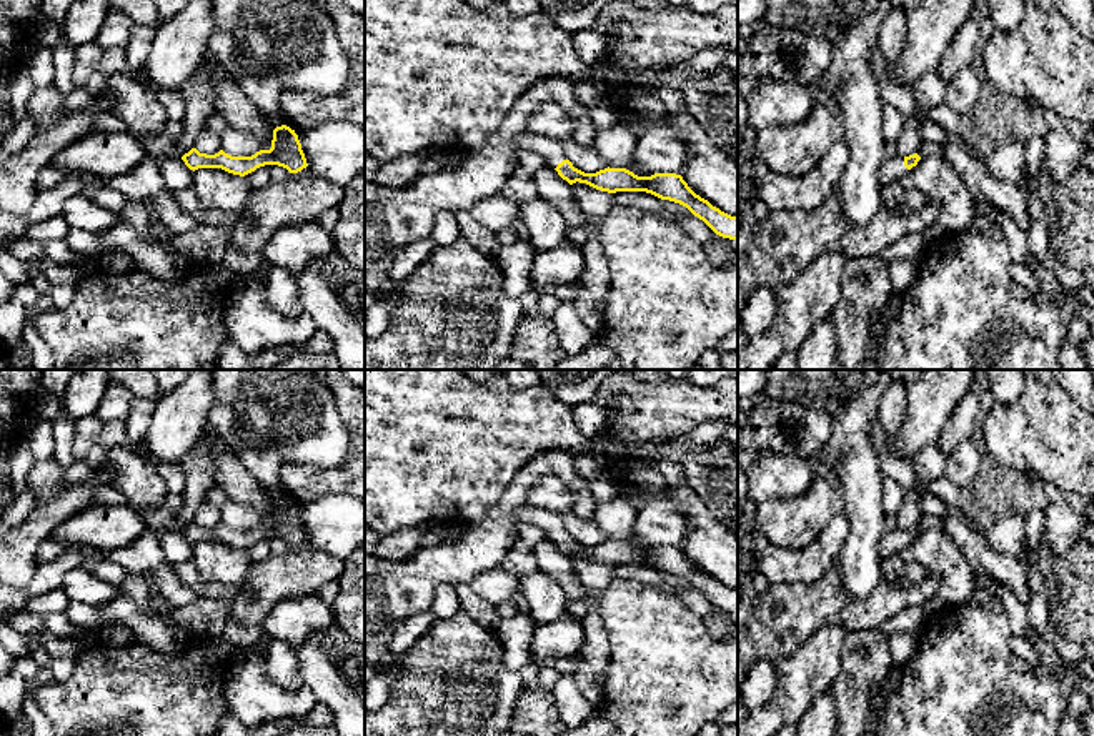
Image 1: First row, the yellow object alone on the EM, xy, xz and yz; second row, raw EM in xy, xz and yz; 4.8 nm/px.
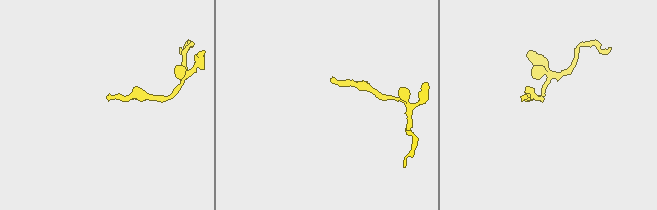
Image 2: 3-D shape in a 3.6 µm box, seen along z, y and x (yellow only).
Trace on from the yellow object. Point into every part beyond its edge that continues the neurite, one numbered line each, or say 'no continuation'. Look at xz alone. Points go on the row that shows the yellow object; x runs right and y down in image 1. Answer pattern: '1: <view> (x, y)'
1: xz (551, 150)

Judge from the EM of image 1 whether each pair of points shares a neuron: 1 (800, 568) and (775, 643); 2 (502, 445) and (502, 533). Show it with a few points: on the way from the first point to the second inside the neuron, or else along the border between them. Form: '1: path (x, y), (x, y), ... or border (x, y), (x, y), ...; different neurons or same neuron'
1: border (831, 566), (813, 581), (770, 585); different neurons
2: border (525, 462), (490, 512), (475, 522); different neurons

